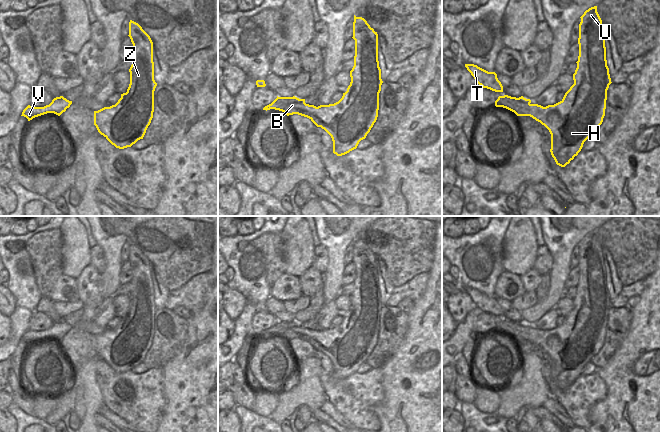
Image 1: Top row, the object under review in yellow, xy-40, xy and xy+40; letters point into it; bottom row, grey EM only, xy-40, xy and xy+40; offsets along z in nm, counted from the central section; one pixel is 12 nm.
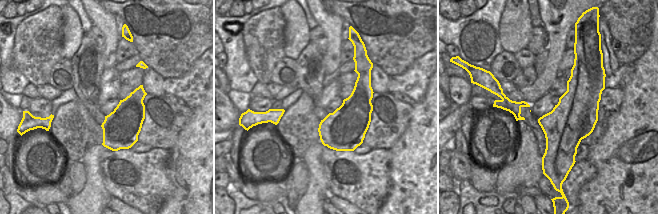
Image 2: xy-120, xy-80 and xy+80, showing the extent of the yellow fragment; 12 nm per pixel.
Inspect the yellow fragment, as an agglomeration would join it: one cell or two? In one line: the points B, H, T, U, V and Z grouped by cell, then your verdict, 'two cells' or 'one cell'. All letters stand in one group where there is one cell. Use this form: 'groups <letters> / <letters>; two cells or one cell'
groups B H U V Z / T; two cells

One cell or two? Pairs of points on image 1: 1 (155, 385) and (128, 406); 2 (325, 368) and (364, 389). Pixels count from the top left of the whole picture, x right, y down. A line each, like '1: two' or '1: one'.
1: one
2: one

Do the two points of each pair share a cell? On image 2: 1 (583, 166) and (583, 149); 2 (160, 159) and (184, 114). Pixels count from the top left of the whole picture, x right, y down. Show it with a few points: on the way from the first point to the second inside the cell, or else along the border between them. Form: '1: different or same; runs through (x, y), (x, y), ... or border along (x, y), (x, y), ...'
1: different; border along (585, 158), (576, 161)
2: different; border along (151, 147), (162, 147), (169, 150)

